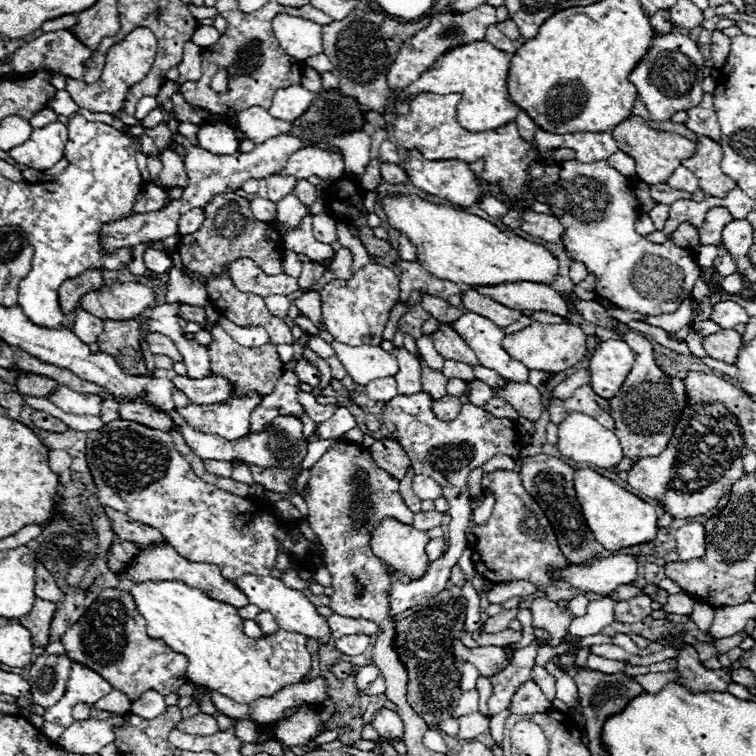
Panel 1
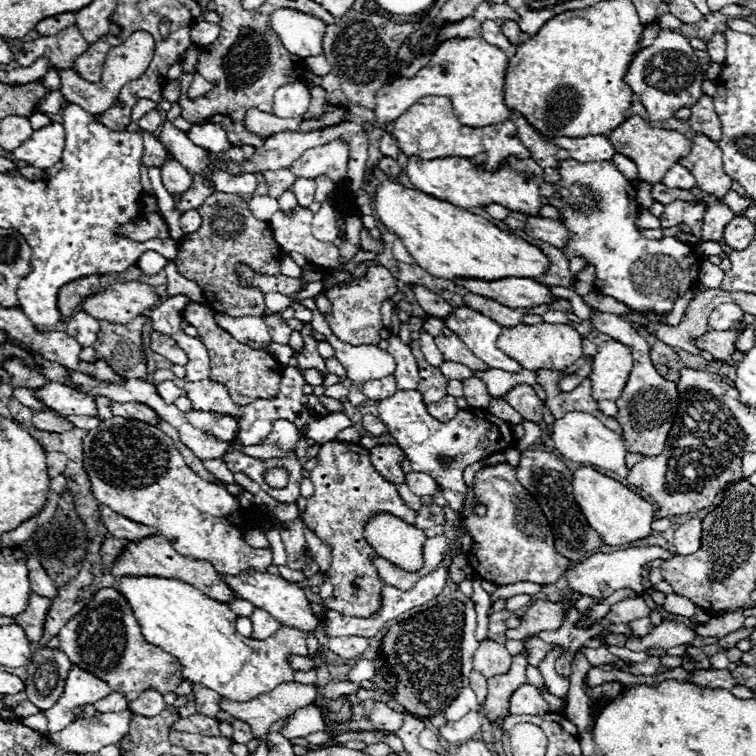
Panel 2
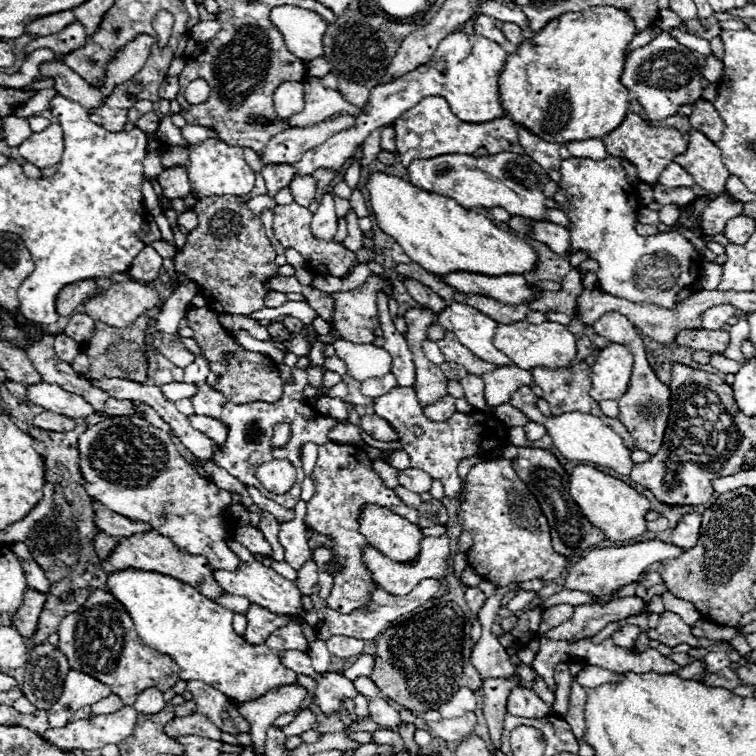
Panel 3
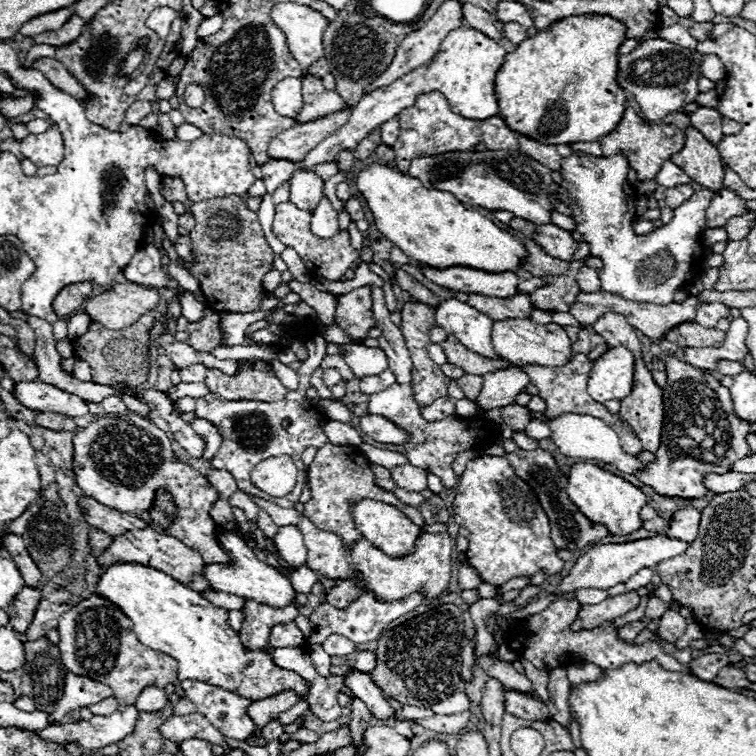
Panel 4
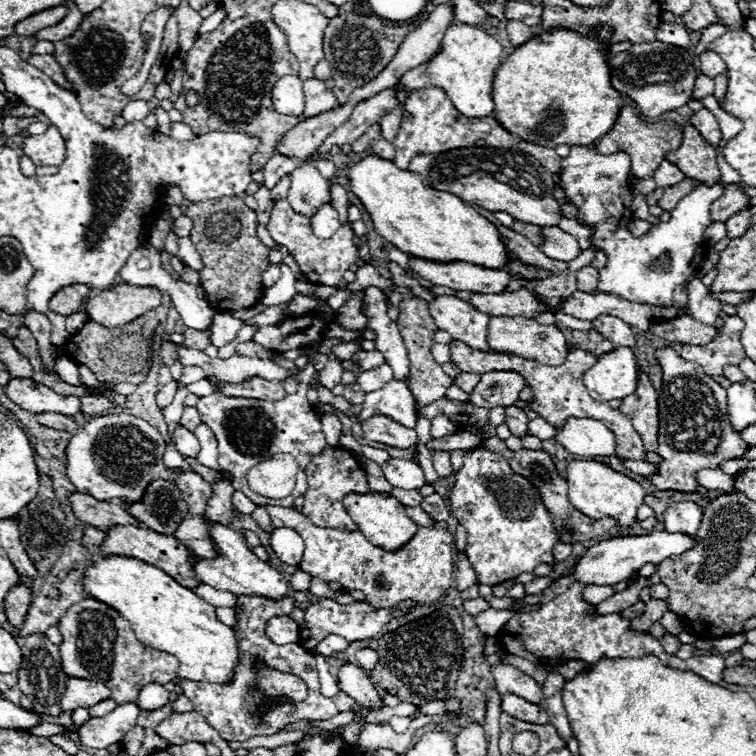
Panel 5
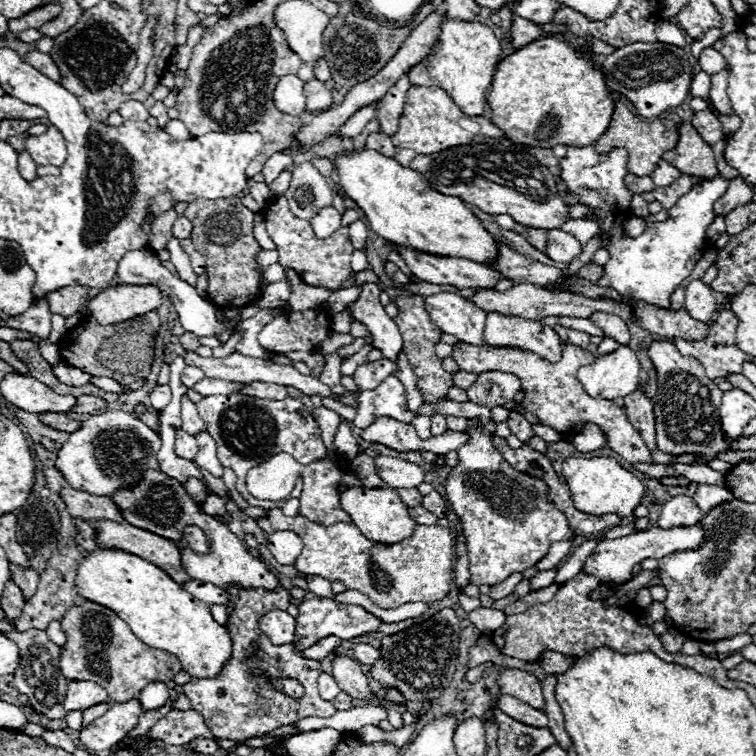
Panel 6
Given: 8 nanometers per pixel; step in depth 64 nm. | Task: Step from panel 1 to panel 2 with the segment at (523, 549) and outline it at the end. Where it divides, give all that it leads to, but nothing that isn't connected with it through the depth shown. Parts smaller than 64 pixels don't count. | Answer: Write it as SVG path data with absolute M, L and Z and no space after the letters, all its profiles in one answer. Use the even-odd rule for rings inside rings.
M510 464L486 466L476 474L474 498L478 504L488 506L484 518L468 516L462 526L474 538L470 564L480 578L500 584L530 580L536 584L554 584L570 566L570 560L556 552L554 536L546 516L532 498L532 494L518 482L516 470Z

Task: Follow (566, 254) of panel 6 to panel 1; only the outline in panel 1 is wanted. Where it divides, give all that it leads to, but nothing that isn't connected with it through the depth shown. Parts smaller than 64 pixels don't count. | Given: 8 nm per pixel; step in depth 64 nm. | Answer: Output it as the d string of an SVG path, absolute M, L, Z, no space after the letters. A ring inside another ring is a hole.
M532 210L522 212L522 226L520 228L532 236L538 236L538 238L544 238L544 240L556 242L556 244L560 244L562 234L564 234L562 224L554 216L538 214Z

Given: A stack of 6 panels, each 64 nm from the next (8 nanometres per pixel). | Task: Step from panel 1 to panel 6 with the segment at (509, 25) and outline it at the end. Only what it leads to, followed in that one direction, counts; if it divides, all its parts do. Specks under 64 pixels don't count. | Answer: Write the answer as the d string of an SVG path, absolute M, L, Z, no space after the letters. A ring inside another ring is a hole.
M514 18L512 24L510 24L510 34L512 34L512 44L516 48L522 48L526 44L530 44L532 40L538 40L542 36L548 36L544 34L536 24L524 20L524 18Z

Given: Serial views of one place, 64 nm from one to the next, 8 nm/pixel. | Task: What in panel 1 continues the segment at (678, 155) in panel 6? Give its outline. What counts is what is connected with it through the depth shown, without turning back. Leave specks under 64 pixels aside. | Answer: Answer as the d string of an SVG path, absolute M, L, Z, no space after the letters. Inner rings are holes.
M700 136L700 140L696 142L696 154L688 160L682 160L682 166L694 172L700 190L704 190L710 196L724 198L730 190L736 188L736 184L726 174L722 174L720 160L722 160L722 146L710 140L708 136Z

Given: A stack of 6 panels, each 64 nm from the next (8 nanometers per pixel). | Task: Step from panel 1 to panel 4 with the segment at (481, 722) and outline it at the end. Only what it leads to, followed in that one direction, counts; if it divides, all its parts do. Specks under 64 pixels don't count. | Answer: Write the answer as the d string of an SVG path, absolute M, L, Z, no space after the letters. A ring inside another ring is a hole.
M466 710L466 712L454 714L454 716L434 716L434 718L424 718L424 720L418 720L418 724L422 724L424 728L430 728L432 732L438 732L438 734L460 736L462 732L468 730L470 718L472 718L472 714Z

